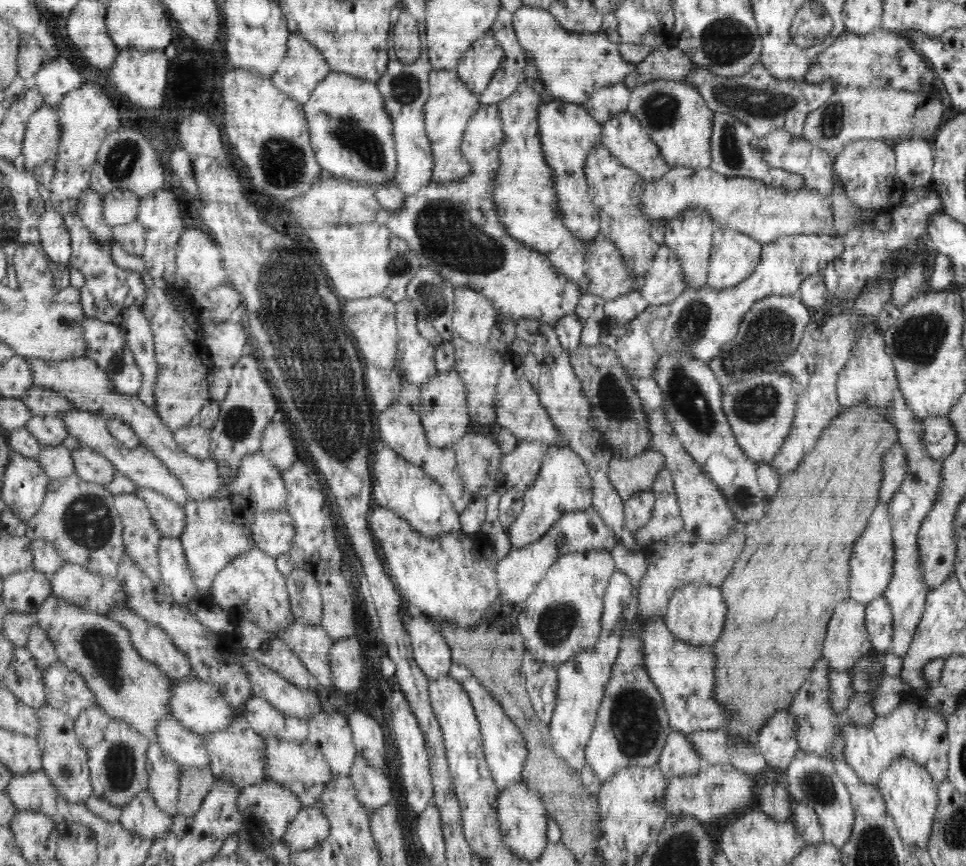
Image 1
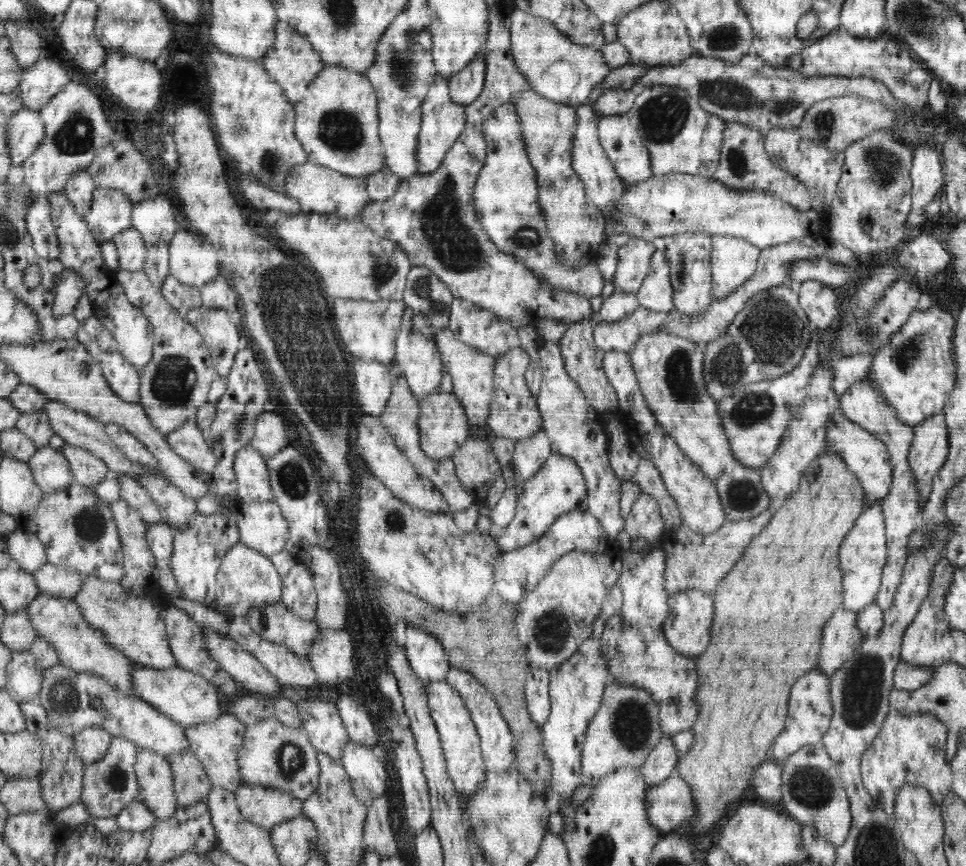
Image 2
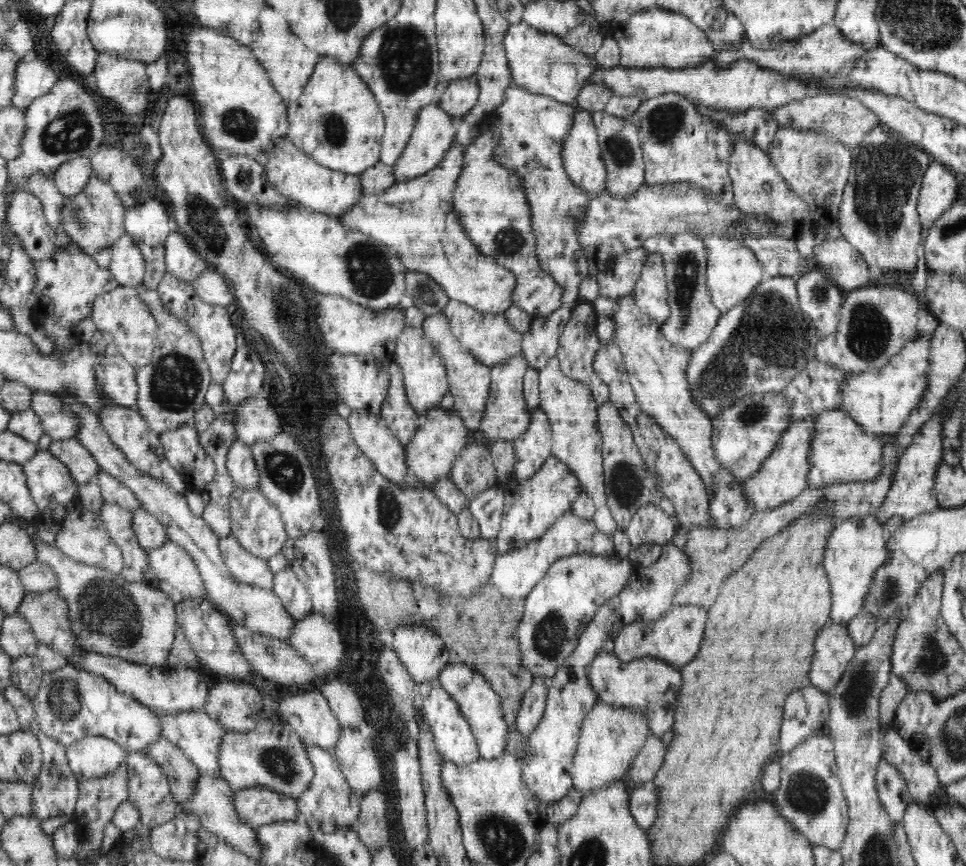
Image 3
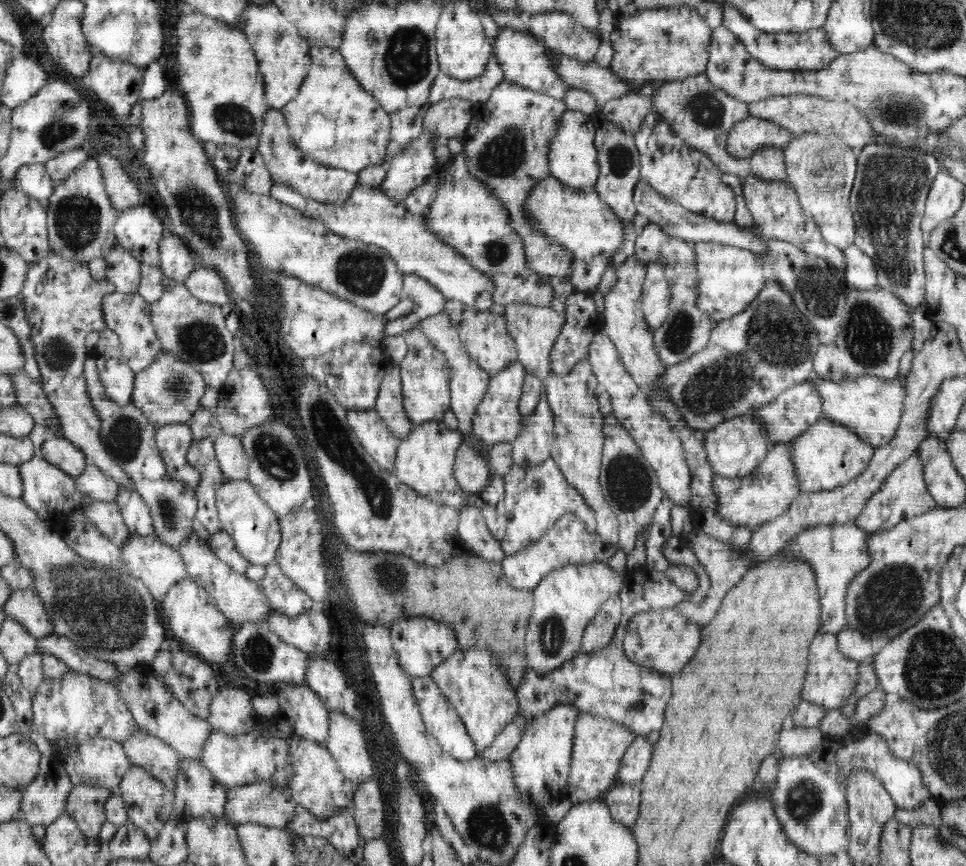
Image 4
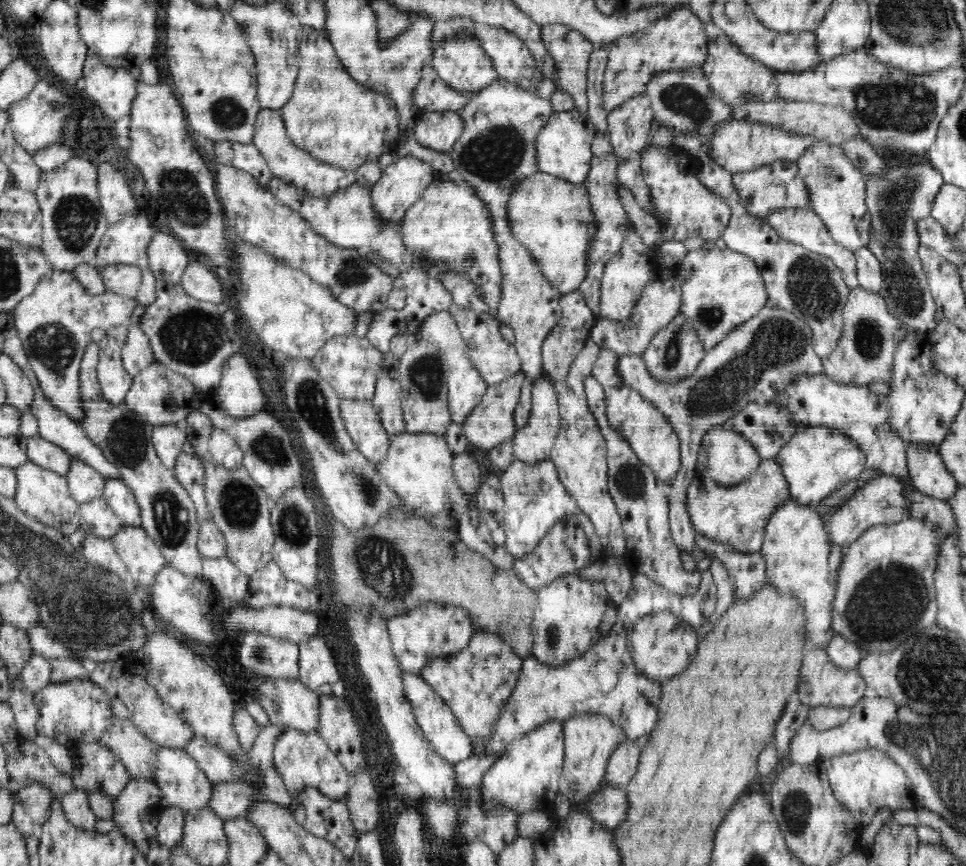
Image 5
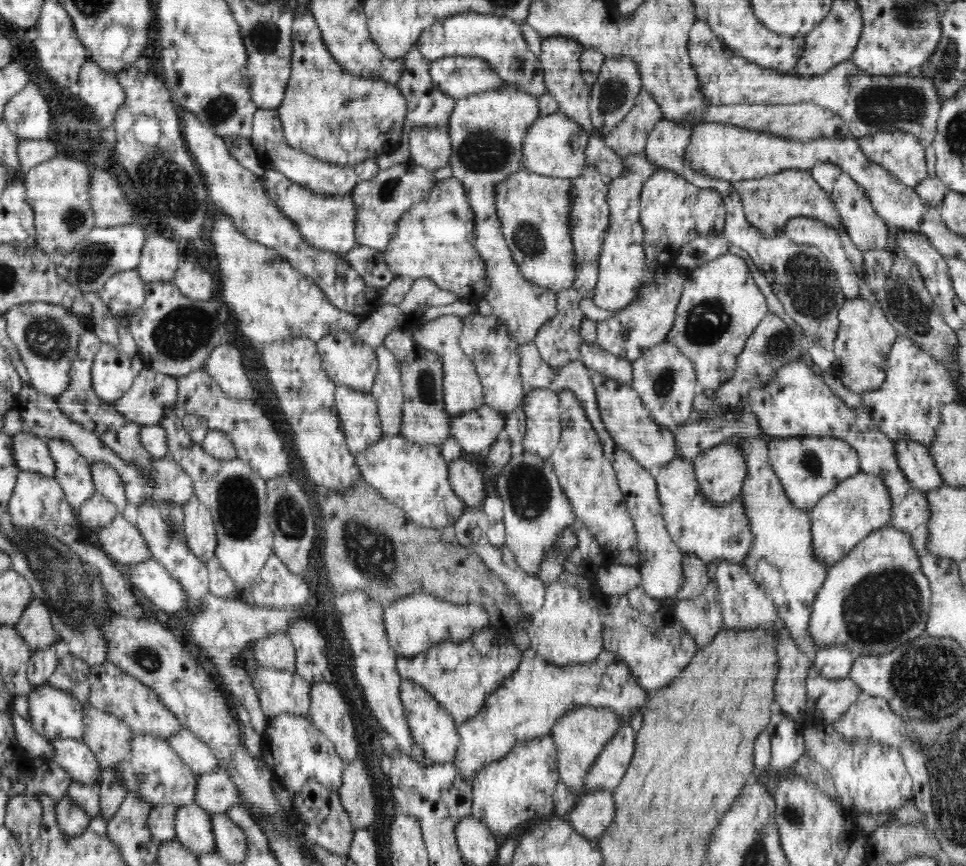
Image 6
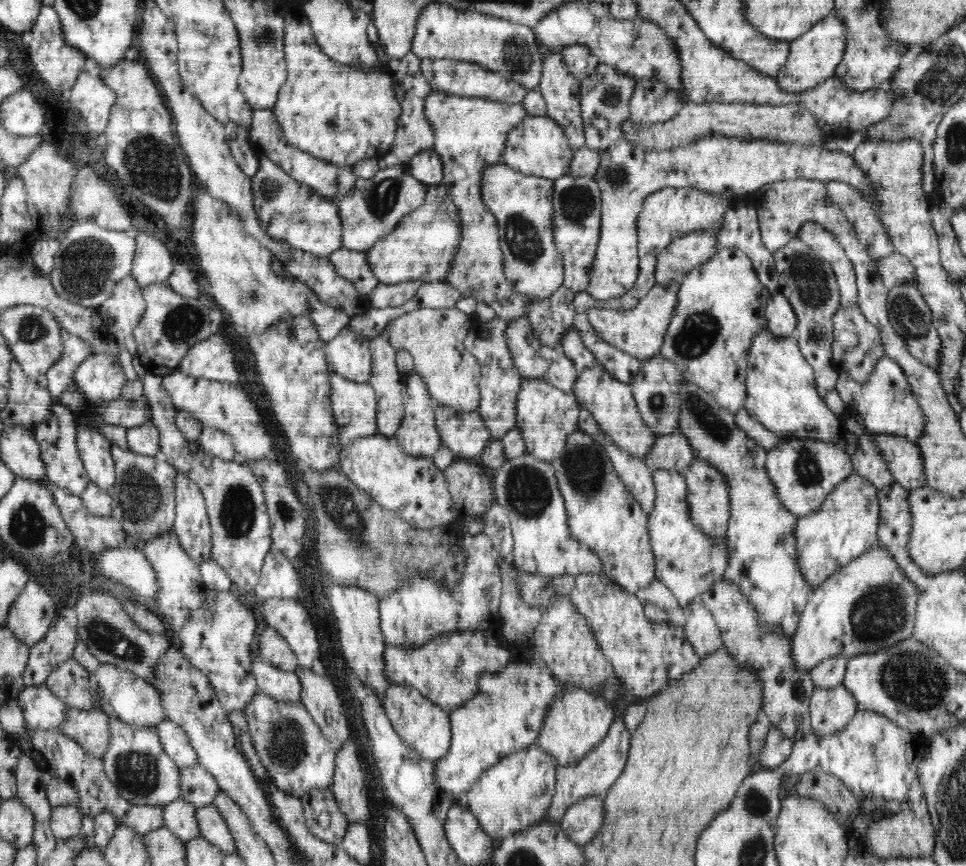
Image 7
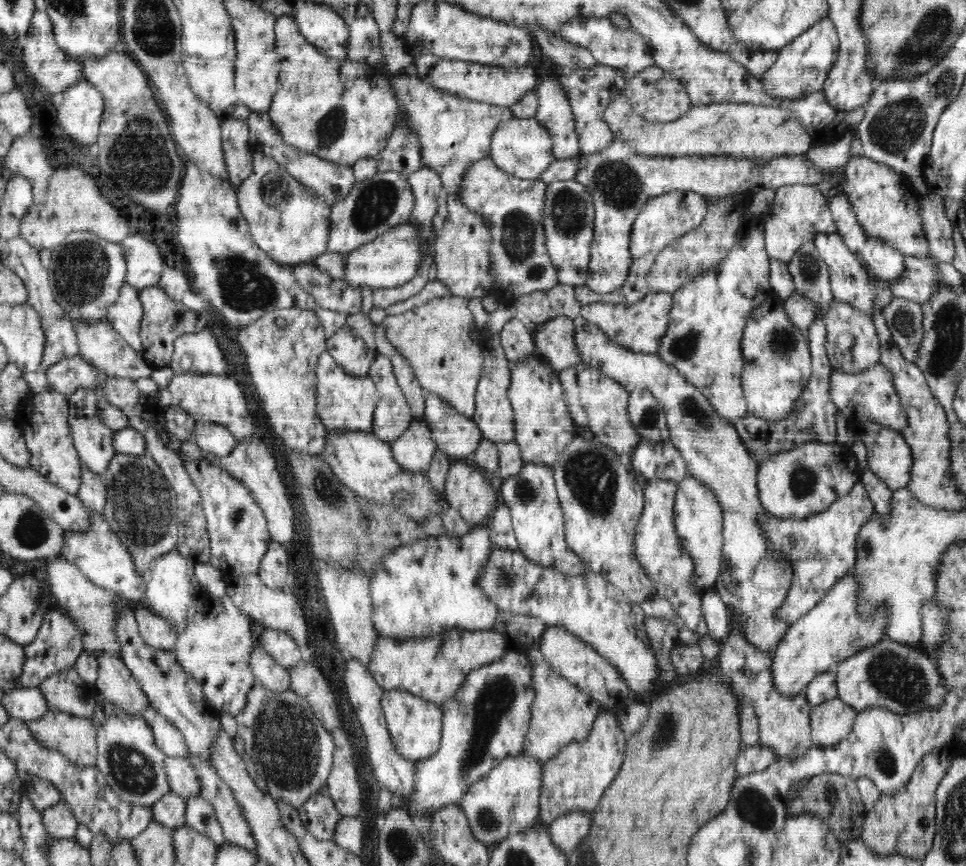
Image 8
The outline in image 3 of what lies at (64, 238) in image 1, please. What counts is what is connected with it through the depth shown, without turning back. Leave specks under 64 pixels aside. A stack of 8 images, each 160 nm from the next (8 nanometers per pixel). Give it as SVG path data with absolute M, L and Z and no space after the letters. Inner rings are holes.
M19 190L10 198L7 221L21 238L25 251L32 260L50 258L58 251L57 236L48 224L43 204L28 190Z

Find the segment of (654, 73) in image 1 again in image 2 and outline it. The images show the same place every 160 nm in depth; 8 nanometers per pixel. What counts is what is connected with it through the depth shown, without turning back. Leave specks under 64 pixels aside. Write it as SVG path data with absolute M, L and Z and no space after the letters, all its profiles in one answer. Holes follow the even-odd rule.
M630 62L622 65L621 67L614 68L610 71L610 74L605 78L605 81L601 82L599 87L596 87L589 96L588 104L596 98L602 90L608 88L621 88L622 90L635 90L637 88L639 80L654 66L649 64L634 64Z

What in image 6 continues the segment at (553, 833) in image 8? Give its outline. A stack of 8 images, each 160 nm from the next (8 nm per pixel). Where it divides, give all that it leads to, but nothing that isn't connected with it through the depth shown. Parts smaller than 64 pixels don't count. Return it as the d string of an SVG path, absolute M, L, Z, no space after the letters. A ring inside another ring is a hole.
M609 791L584 792L578 796L575 808L566 815L576 833L597 840L610 826L616 814L613 793Z

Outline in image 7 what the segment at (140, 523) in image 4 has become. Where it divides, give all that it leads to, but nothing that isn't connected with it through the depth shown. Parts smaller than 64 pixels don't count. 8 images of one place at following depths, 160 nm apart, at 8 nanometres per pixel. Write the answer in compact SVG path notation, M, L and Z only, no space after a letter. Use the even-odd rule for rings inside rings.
M78 425L76 445L90 482L105 491L114 486L115 464L111 454L111 443L106 437L96 429Z

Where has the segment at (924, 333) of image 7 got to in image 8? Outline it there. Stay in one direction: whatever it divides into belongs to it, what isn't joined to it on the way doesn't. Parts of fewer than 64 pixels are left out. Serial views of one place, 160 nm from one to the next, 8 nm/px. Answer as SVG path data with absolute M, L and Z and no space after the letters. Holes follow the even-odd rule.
M893 296L891 302L883 308L883 314L901 354L907 361L916 364L926 334L922 306Z

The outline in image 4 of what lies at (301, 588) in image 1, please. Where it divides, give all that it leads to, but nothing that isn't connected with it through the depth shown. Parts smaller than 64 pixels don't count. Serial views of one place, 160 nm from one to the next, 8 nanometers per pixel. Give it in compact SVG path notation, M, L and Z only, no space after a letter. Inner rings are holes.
M275 562L267 565L266 575L258 583L271 607L285 615L292 617L315 607L314 601Z

